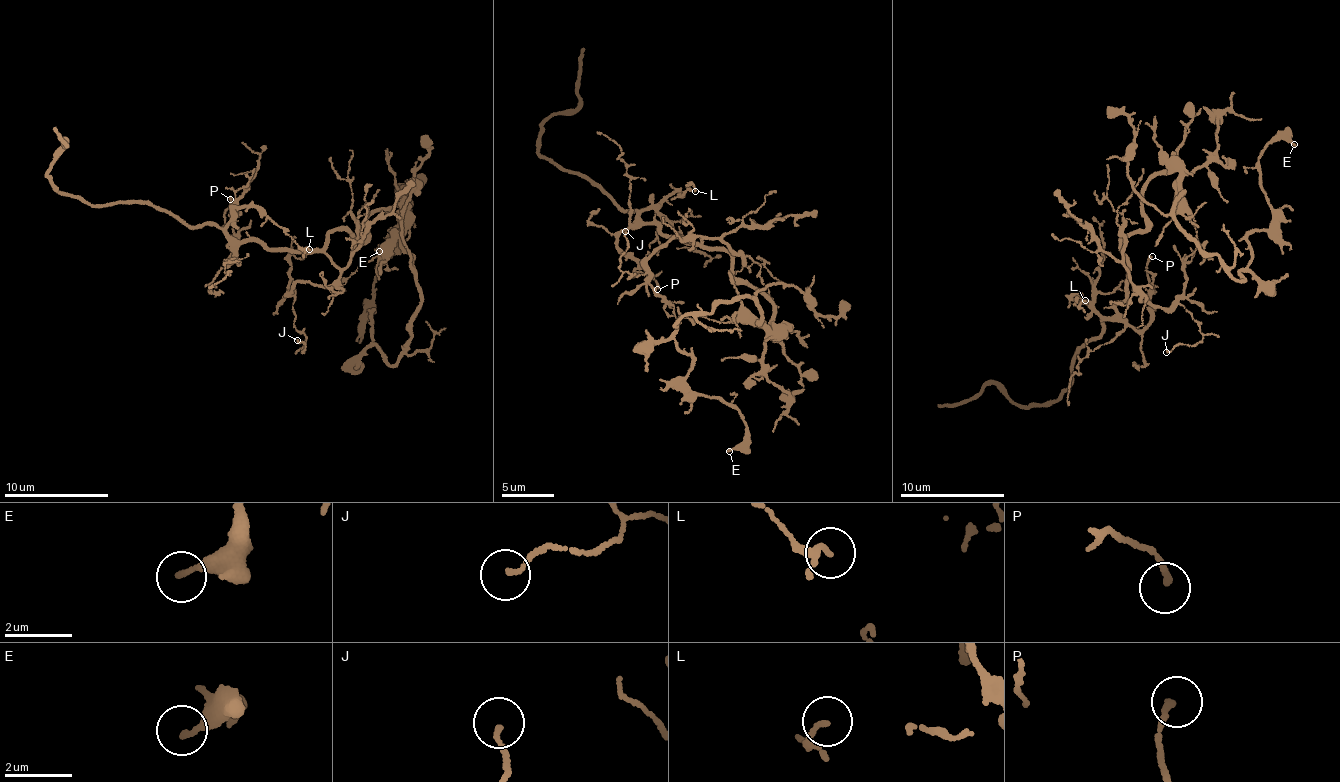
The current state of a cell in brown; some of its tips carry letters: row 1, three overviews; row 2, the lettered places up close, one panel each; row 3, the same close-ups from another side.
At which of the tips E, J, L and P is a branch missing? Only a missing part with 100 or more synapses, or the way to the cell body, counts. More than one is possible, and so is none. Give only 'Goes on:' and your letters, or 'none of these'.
Goes on: none of these

